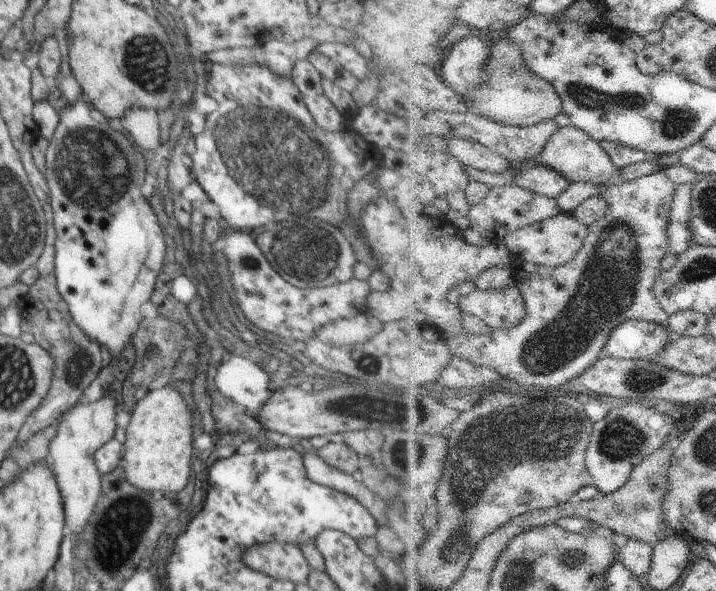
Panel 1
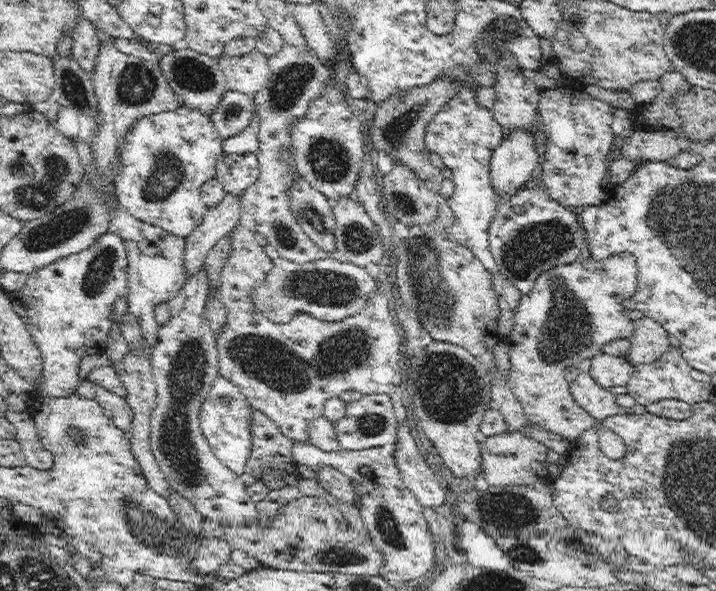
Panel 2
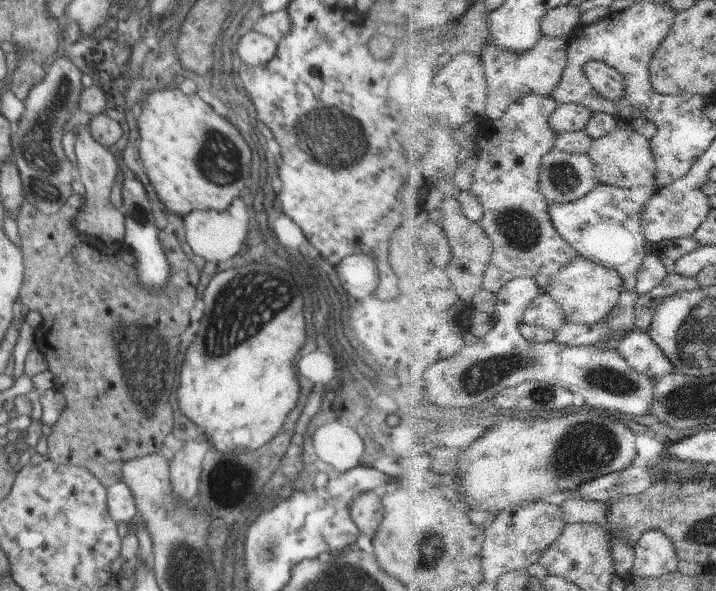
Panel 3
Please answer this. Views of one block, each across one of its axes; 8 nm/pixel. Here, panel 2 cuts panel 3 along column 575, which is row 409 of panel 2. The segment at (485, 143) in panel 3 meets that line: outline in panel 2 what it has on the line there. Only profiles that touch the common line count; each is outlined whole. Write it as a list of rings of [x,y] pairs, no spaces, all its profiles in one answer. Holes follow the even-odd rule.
[[[248,403],[247,409],[250,415],[249,431],[252,437],[252,448],[245,464],[246,474],[250,474],[258,484],[266,487],[268,493],[272,490],[298,486],[302,477],[299,475],[296,469],[297,465],[292,457],[293,439],[284,434],[276,421],[259,408]]]

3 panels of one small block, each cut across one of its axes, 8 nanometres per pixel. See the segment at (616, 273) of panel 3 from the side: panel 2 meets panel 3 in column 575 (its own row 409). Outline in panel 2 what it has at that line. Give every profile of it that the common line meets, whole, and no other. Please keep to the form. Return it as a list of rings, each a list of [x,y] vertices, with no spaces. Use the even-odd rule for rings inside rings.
[[[239,225],[234,230],[235,236],[233,239],[233,247],[232,252],[230,254],[230,258],[226,260],[225,266],[220,270],[220,274],[218,274],[218,284],[215,288],[215,295],[222,301],[224,308],[226,309],[227,315],[225,321],[221,324],[221,327],[215,332],[215,342],[216,349],[218,352],[218,372],[219,376],[225,378],[233,384],[238,392],[245,398],[245,400],[250,403],[250,405],[259,408],[262,412],[266,413],[266,415],[271,416],[272,420],[276,421],[276,424],[279,425],[280,429],[284,434],[288,435],[292,439],[306,439],[307,438],[307,422],[315,416],[318,416],[323,412],[324,403],[331,397],[339,396],[342,392],[346,392],[346,390],[358,390],[361,388],[362,392],[367,395],[374,394],[383,394],[390,395],[394,390],[396,390],[396,386],[408,384],[408,378],[410,376],[402,376],[400,372],[400,352],[399,347],[402,342],[402,334],[400,334],[400,326],[397,324],[395,318],[392,318],[390,315],[390,310],[388,310],[388,302],[386,302],[386,298],[380,294],[380,292],[376,292],[376,296],[372,298],[371,302],[365,308],[362,314],[351,316],[346,320],[342,320],[342,322],[336,323],[328,323],[322,322],[322,320],[318,320],[318,318],[314,318],[314,316],[310,316],[305,312],[301,312],[296,314],[290,322],[276,323],[273,320],[270,320],[260,309],[258,305],[256,305],[256,299],[254,299],[254,294],[256,294],[256,288],[260,286],[260,284],[265,282],[265,279],[272,273],[273,270],[273,260],[271,260],[264,248],[256,242],[254,238],[255,232],[249,230],[246,226]]]

